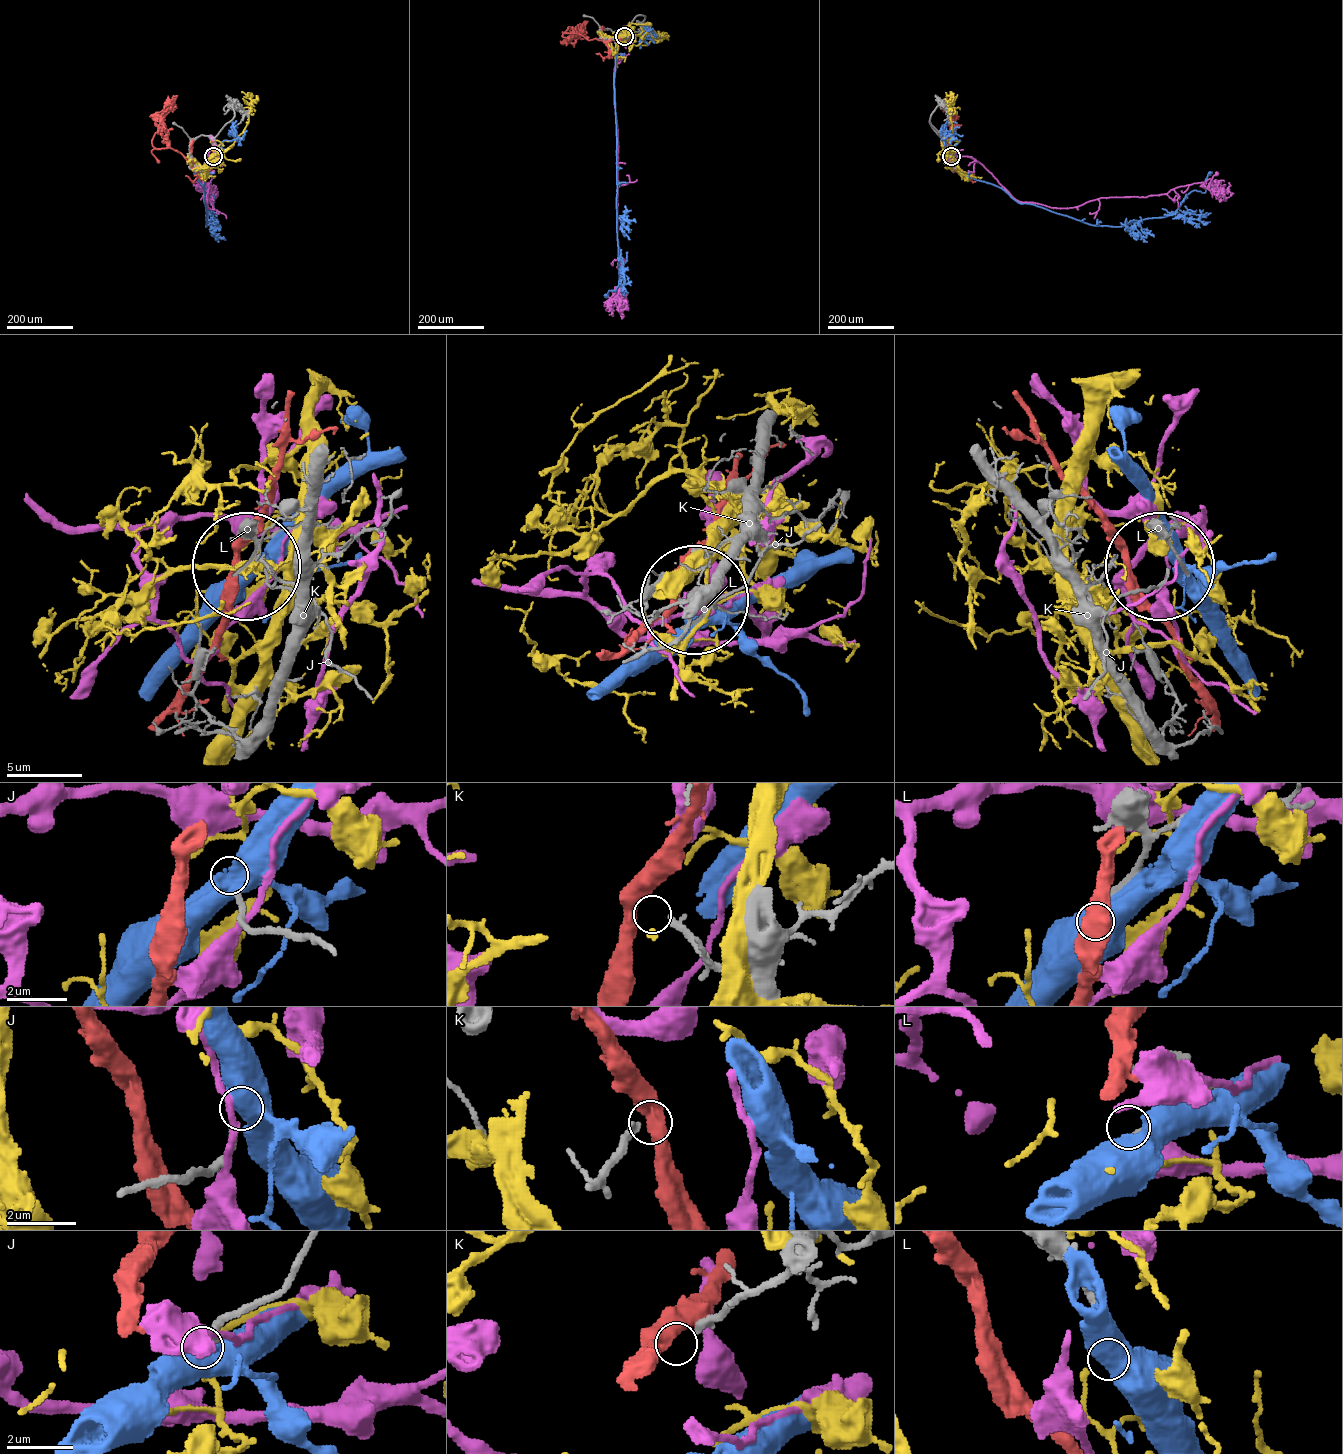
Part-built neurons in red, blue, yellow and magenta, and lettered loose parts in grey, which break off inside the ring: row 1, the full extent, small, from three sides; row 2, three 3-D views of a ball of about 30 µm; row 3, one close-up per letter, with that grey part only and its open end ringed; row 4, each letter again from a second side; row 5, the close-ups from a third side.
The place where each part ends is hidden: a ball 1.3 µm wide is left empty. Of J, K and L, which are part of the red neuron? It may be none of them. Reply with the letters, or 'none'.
none

